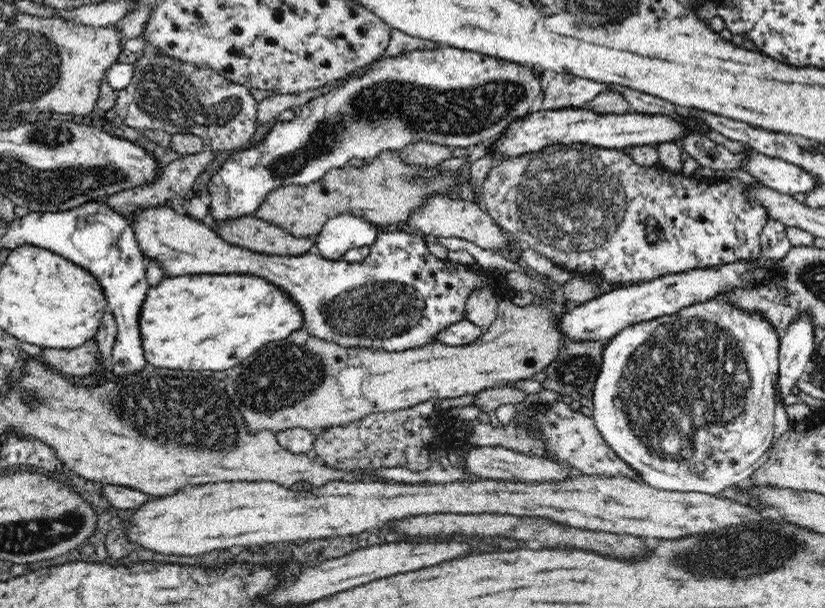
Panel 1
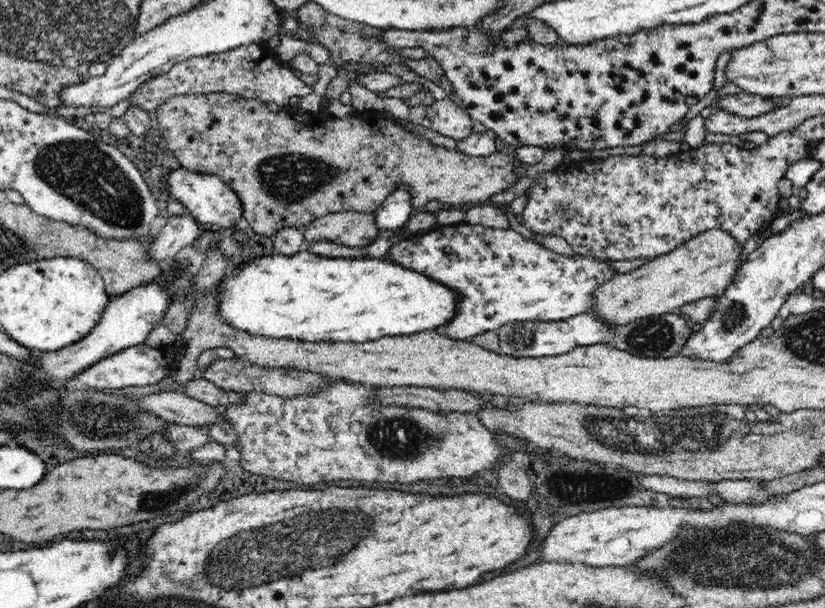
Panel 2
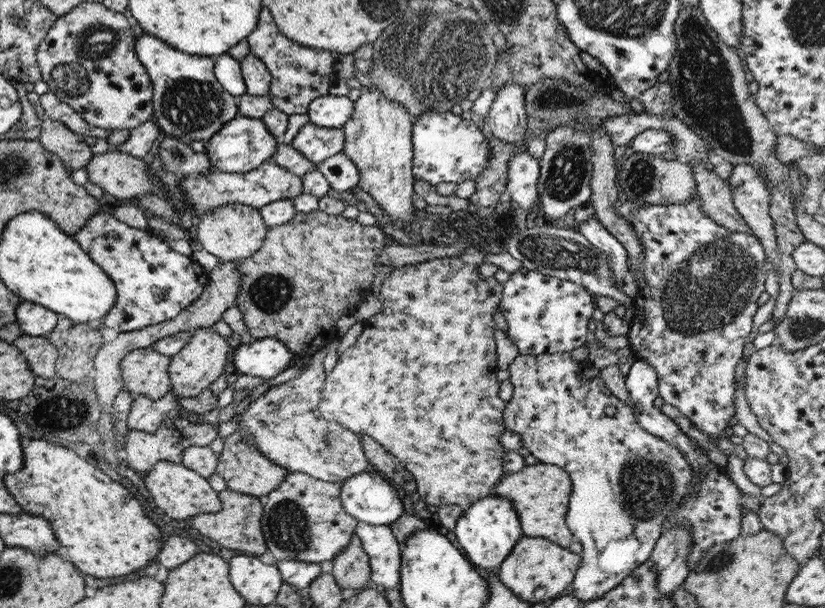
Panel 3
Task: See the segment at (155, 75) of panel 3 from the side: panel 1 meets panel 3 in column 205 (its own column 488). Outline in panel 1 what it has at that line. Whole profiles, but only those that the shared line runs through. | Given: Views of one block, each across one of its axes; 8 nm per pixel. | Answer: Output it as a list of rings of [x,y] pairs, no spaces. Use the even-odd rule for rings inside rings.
[[[448,46],[378,59],[364,76],[354,76],[328,94],[306,102],[301,106],[300,116],[273,123],[268,136],[256,147],[233,151],[209,182],[214,220],[254,215],[270,192],[294,184],[302,186],[316,182],[333,169],[346,168],[354,158],[372,160],[383,153],[396,153],[420,142],[453,149],[492,142],[508,128],[510,122],[528,114],[532,102],[544,89],[544,81],[542,71],[534,66],[502,61]]]

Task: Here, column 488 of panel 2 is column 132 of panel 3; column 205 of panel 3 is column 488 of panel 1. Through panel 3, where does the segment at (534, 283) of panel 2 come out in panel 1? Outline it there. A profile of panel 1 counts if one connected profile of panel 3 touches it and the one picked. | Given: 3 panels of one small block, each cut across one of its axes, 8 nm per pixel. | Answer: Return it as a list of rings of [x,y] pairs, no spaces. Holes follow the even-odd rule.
[[[152,208],[146,211],[138,212],[136,216],[132,216],[130,219],[132,219],[132,227],[134,227],[134,231],[136,231],[136,239],[138,239],[138,245],[142,247],[142,251],[144,251],[144,256],[146,258],[152,257],[153,260],[158,260],[165,267],[167,277],[198,274],[234,274],[262,278],[266,282],[273,284],[276,288],[279,288],[284,294],[287,294],[287,297],[299,308],[299,310],[301,310],[300,314],[302,317],[303,329],[310,336],[318,337],[327,342],[333,342],[334,344],[338,344],[346,348],[367,348],[372,350],[384,349],[392,353],[402,352],[403,350],[408,349],[416,349],[433,342],[433,338],[437,335],[437,332],[440,332],[440,330],[443,328],[449,327],[450,325],[456,324],[457,322],[466,319],[466,299],[472,292],[472,289],[481,287],[482,285],[488,285],[494,289],[494,292],[498,292],[502,299],[510,299],[513,295],[510,294],[510,291],[506,286],[506,276],[498,275],[496,270],[493,272],[487,272],[484,270],[484,274],[476,273],[476,271],[470,270],[466,265],[450,262],[450,260],[436,259],[436,257],[428,253],[426,246],[422,241],[422,235],[411,235],[405,231],[385,231],[378,234],[377,239],[369,246],[371,252],[366,258],[364,258],[363,262],[348,263],[343,258],[338,261],[326,260],[326,258],[322,258],[321,256],[316,255],[314,252],[308,252],[296,256],[274,256],[257,253],[239,246],[234,246],[233,244],[226,242],[223,238],[220,238],[212,228],[206,225],[206,223],[193,219],[192,217],[188,217],[186,214],[178,214],[176,211],[172,211],[172,209],[168,208]]]

